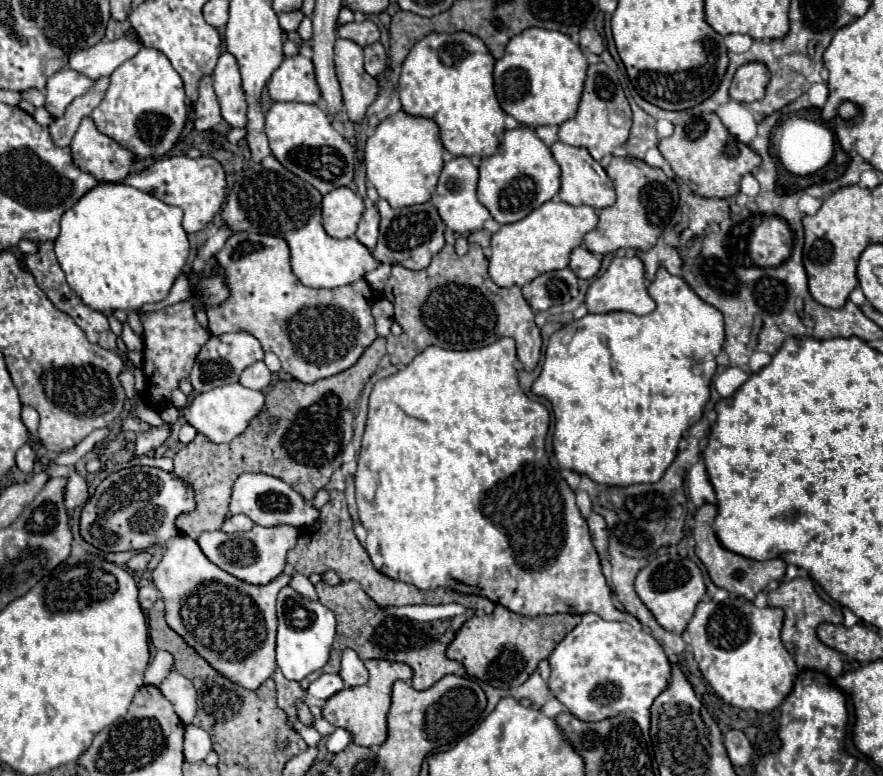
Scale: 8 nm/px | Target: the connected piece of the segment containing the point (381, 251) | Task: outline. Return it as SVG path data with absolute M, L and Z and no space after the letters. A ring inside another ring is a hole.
M382 198L376 202L376 206L378 206L382 222L380 222L378 244L372 250L374 258L386 264L402 264L404 268L410 268L410 270L426 268L432 256L440 252L444 246L444 222L438 216L436 208L430 202L424 202L418 206L406 206L406 208L392 208ZM430 222L432 222L432 232L428 226Z

